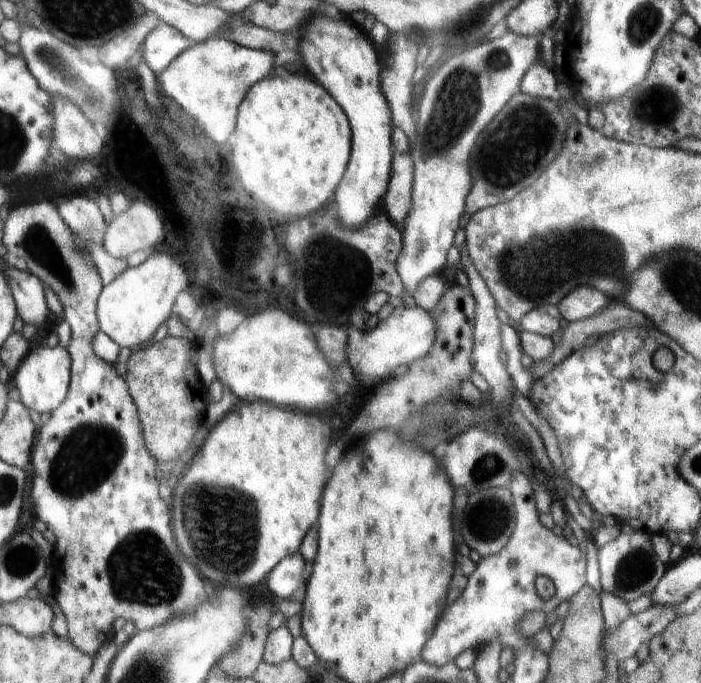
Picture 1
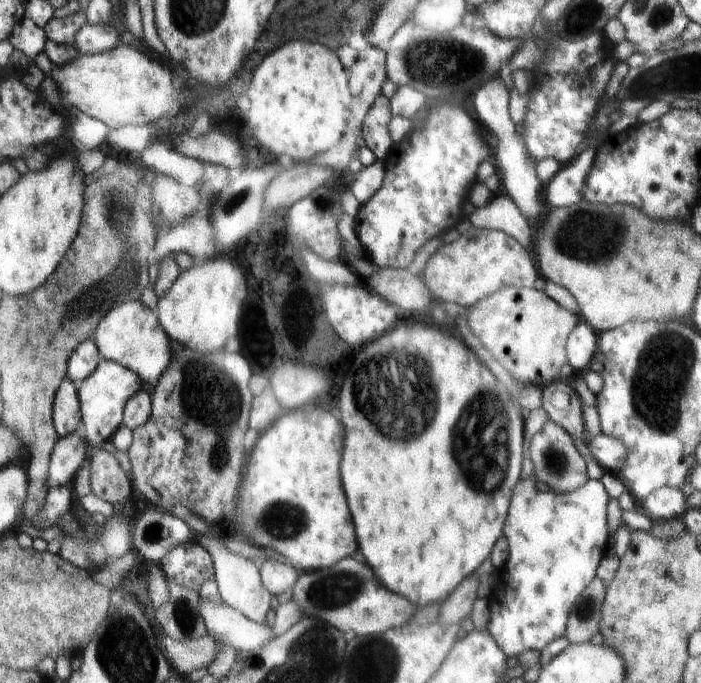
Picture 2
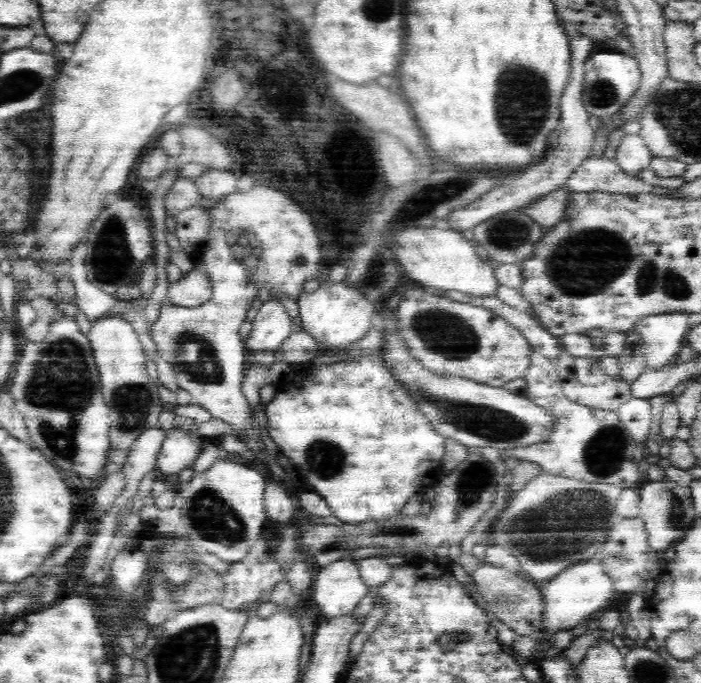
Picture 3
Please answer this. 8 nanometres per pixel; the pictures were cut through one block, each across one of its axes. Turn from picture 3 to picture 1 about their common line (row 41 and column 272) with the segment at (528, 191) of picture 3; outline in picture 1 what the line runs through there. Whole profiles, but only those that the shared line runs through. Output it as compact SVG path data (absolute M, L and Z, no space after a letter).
M299 552L280 560L267 575L266 586L278 600L291 599L304 584L306 561Z

